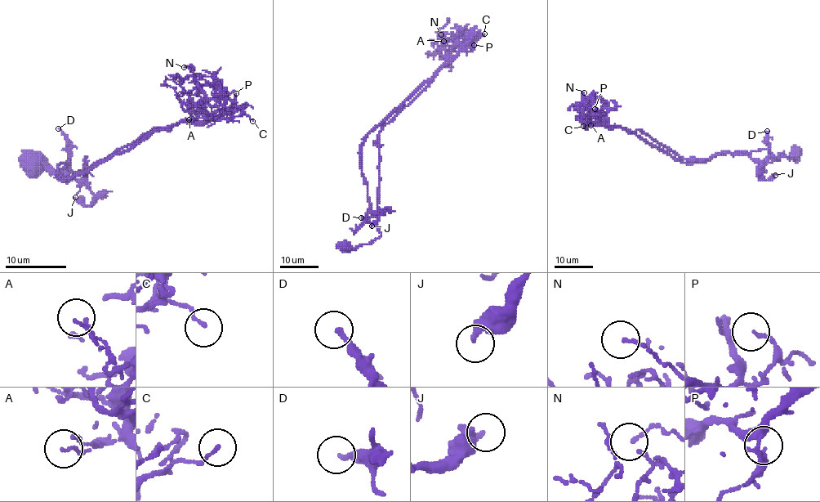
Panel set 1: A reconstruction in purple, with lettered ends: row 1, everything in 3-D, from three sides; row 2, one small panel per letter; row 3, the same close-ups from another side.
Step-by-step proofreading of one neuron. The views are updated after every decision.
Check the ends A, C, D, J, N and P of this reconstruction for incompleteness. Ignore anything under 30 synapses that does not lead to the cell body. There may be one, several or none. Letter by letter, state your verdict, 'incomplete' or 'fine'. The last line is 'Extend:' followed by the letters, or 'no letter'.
A: fine
C: fine
D: fine
J: fine
N: fine
P: fine
Extend: no letter

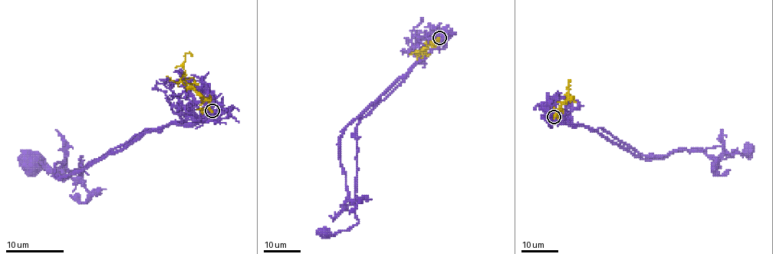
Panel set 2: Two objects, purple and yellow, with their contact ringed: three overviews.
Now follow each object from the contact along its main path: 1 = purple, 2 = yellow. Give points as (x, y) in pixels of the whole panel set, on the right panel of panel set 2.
1: (553, 117), (571, 126), (601, 128), (650, 156), (720, 146), (728, 153), (747, 156), (750, 149)
2: (553, 117), (567, 97), (570, 82)

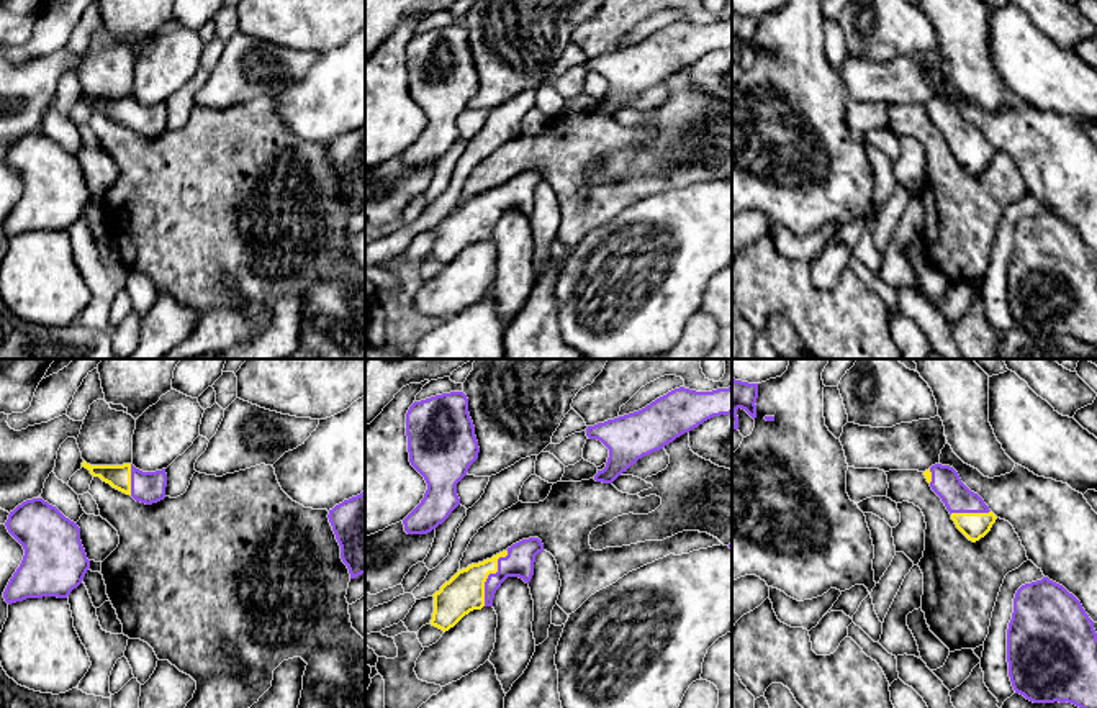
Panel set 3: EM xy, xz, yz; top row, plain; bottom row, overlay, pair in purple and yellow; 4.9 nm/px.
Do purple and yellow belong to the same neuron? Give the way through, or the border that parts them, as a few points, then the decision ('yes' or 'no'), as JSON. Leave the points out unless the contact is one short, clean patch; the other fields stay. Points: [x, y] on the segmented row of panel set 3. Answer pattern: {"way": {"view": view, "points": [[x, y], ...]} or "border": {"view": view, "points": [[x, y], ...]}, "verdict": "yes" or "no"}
{"verdict": "yes"}

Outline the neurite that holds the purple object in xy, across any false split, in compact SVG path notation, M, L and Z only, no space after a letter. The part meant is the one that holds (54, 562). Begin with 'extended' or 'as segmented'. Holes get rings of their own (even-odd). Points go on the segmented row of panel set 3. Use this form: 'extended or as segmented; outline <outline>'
as segmented; outline M43 498L26 500L10 511L5 526L25 549L3 592L8 605L26 598L67 598L82 583L90 560L80 528L56 506Z

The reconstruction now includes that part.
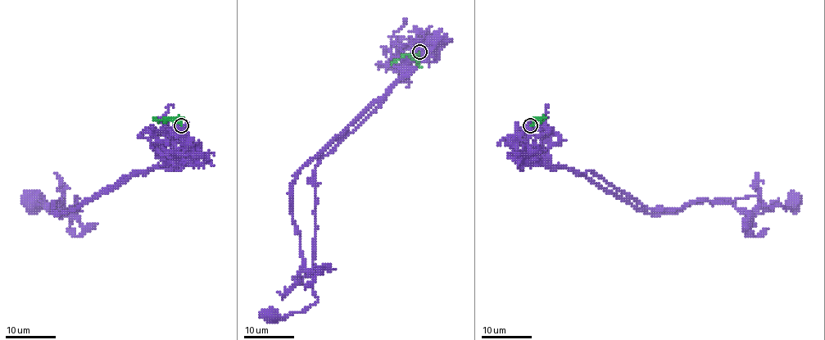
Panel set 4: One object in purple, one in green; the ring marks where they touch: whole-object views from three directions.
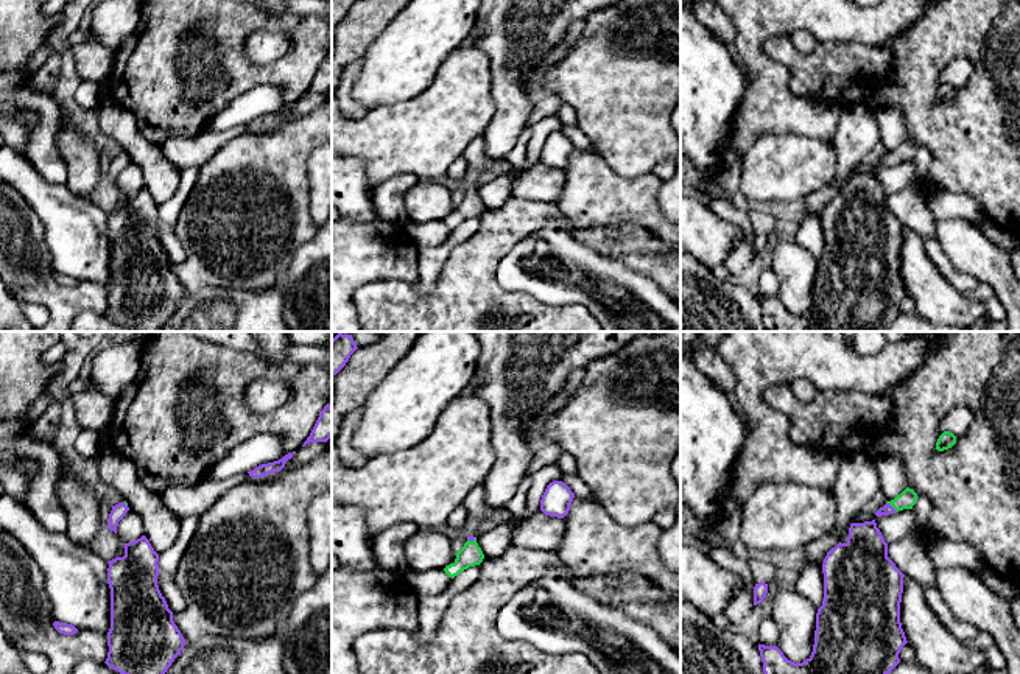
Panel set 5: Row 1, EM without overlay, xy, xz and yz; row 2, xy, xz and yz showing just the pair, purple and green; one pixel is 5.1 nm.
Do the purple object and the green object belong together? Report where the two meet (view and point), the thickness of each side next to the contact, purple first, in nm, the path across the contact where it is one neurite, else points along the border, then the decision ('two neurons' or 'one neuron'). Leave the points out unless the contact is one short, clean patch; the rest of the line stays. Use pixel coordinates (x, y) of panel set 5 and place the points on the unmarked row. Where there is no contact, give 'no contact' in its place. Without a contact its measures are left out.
contact yz (889, 156); calibres 60 and 90 nm; way yz (886, 161), (889, 156), (897, 156), (908, 148); one neuron

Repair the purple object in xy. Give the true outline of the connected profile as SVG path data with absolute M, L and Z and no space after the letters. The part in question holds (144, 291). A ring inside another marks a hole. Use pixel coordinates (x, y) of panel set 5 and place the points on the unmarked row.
M145 187L123 196L125 207L107 213L111 280L107 283L109 304L104 314L132 332L159 332L187 294L157 237L159 205Z

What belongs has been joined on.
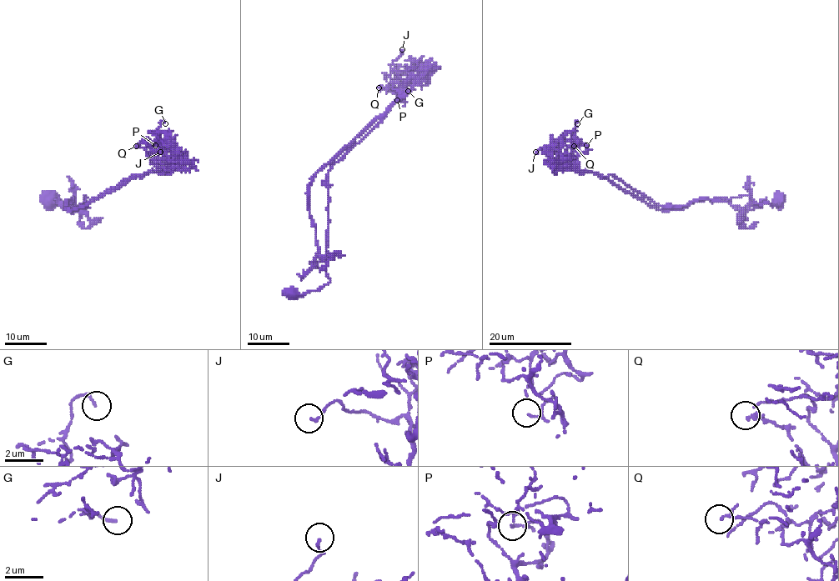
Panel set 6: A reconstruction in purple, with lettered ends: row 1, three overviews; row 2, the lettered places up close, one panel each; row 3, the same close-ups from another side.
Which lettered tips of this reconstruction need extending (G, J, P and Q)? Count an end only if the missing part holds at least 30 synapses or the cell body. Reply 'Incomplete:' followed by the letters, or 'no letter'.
Incomplete: no letter

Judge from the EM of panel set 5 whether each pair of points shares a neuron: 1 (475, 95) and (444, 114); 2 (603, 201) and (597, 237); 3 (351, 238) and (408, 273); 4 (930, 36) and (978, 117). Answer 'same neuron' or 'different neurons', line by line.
1: same neuron
2: different neurons
3: same neuron
4: same neuron

